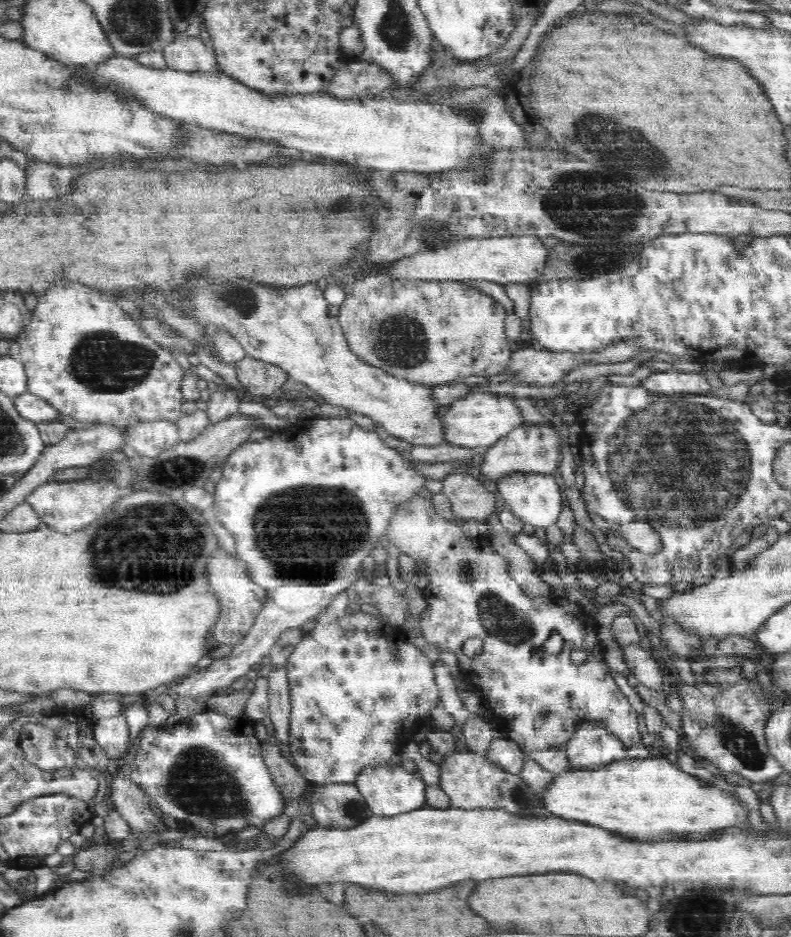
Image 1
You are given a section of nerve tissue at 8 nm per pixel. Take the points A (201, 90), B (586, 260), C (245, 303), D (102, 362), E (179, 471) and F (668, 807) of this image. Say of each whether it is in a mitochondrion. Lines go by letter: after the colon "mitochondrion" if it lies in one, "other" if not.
A: other
B: mitochondrion
C: mitochondrion
D: mitochondrion
E: mitochondrion
F: other

